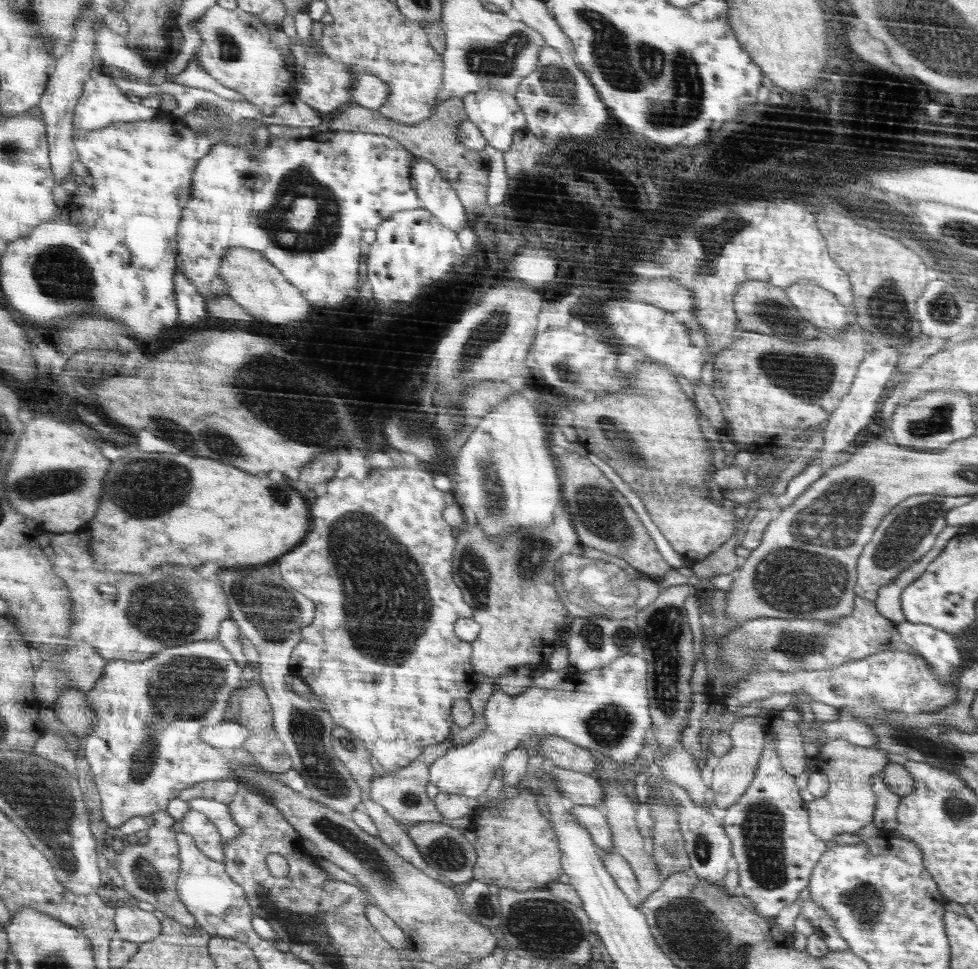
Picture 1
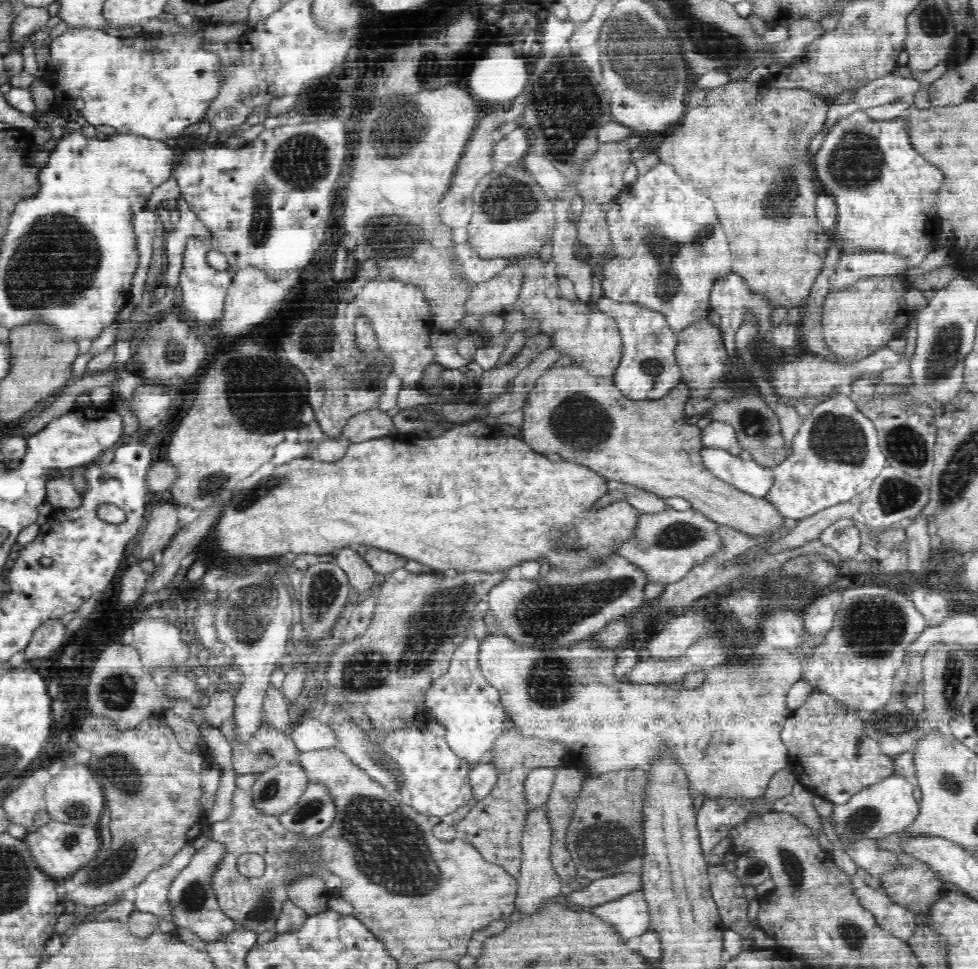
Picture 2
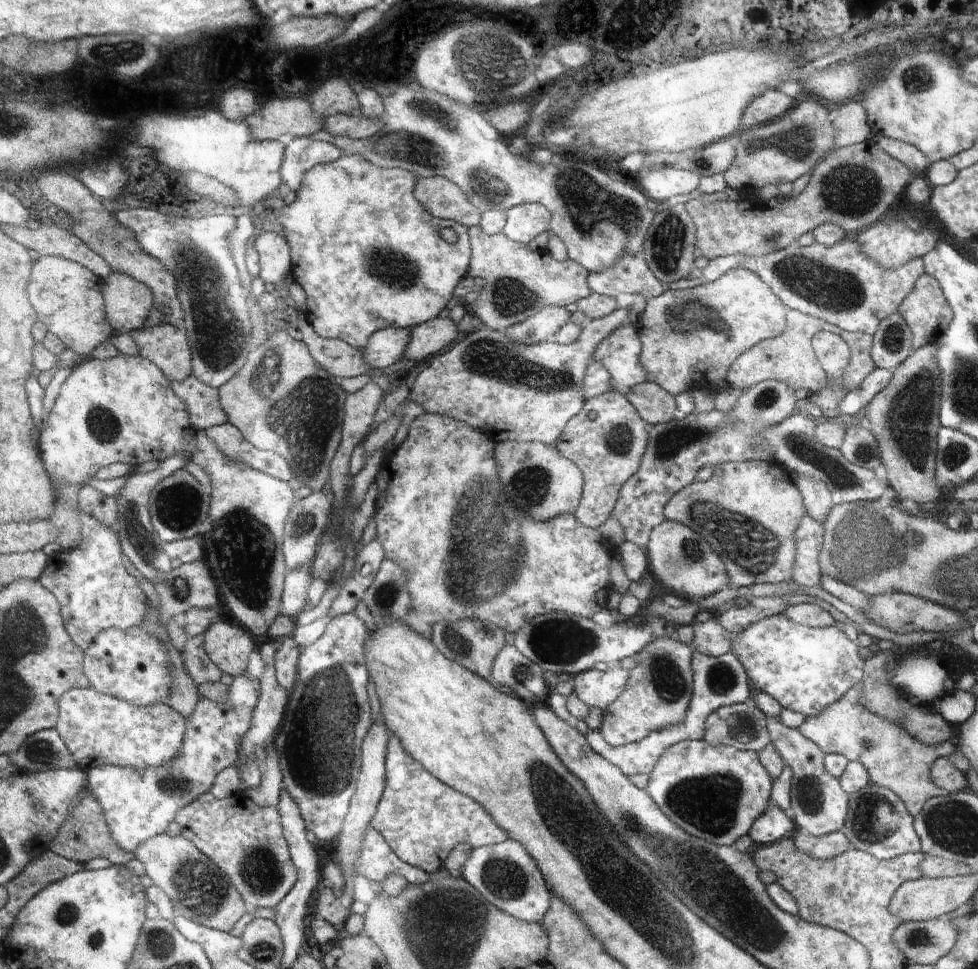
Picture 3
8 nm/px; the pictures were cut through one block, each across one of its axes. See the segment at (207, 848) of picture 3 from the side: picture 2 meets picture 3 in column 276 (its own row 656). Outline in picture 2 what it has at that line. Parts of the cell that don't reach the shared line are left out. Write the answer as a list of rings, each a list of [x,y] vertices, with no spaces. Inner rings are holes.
[[[888,585],[846,588],[841,590],[840,610],[834,616],[834,628],[828,634],[821,636],[817,646],[809,652],[805,664],[803,678],[813,687],[813,690],[828,693],[833,700],[857,711],[874,711],[886,706],[892,699],[892,684],[895,673],[906,658],[907,646],[926,629],[927,620],[916,609],[910,595],[902,595],[900,588]]]

